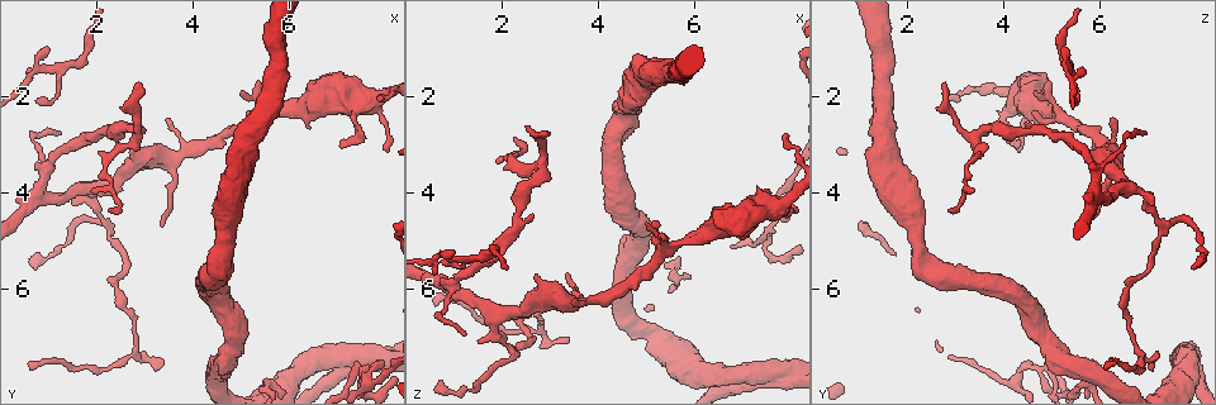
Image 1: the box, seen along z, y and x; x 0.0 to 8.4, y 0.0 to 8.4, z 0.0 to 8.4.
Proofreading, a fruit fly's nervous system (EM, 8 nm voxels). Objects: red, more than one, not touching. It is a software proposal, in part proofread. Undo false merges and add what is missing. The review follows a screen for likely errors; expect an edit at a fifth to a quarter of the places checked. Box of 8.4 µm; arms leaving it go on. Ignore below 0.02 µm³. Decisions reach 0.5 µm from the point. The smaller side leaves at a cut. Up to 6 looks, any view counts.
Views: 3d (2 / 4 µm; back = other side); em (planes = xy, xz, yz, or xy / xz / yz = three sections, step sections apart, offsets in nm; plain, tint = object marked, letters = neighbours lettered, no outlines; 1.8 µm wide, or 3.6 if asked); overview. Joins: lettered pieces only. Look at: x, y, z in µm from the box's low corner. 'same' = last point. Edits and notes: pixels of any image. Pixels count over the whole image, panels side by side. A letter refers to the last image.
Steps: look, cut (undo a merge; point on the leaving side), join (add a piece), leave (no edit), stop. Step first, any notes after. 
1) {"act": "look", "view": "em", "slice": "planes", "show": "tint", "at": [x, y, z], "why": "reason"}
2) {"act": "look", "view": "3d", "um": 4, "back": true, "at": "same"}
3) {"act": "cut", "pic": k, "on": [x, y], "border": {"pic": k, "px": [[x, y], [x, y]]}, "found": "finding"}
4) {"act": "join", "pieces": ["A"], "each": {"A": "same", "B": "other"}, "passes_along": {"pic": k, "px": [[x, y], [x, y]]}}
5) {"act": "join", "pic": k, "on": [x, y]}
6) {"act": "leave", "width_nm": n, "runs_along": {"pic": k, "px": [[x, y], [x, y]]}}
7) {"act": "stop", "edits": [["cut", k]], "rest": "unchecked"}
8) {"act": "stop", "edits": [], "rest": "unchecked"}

{"act": "look", "view": "em", "slice": "yz", "step": 16, "show": "letters", "at": [0.75, 5.50, 7.95], "why": "an open end"}

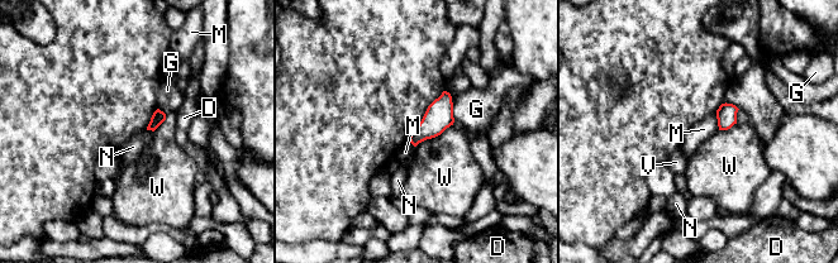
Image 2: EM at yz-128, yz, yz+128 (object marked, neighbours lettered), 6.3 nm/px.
{"act": "look", "view": "em", "slice": "planes", "show": "letters", "at": "same", "why": "cut it another way"}

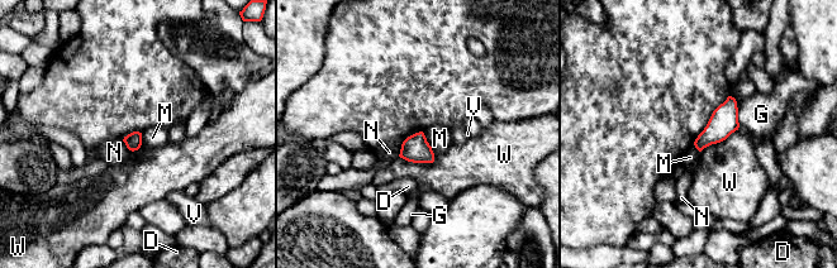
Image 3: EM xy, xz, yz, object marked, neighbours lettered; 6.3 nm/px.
{"act": "leave", "longest_contact_nm": ["W", 240], "each": {"D": "other", "G": "other", "M": "other", "N": "other", "V": "other", "W": "other"}, "border": {"pic": 3, "px": [[422, 132], [432, 148]]}, "found": "none of them fits"}

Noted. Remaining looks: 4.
{"act": "look", "view": "em", "slice": "planes", "show": "letters", "at": [7.00, 7.50, 7.75], "why": "arms part here"}

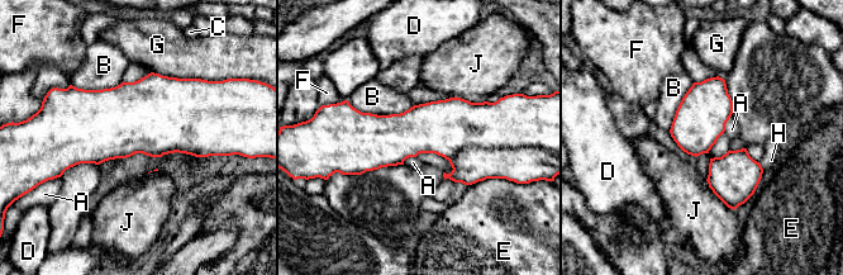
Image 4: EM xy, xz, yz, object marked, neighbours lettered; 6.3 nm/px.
{"act": "leave", "width_nm": 320, "each": {"A": "other", "B": "other", "C": "other", "D": "other", "E": "other", "F": "other", "G": "other", "H": "other", "J": "other"}, "found": "continuous, no second neuron"}

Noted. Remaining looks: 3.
{"act": "look", "view": "em", "slice": "xz", "step": 8, "show": "letters", "at": [2.25, 4.35, 2.90], "why": "branch stops here"}

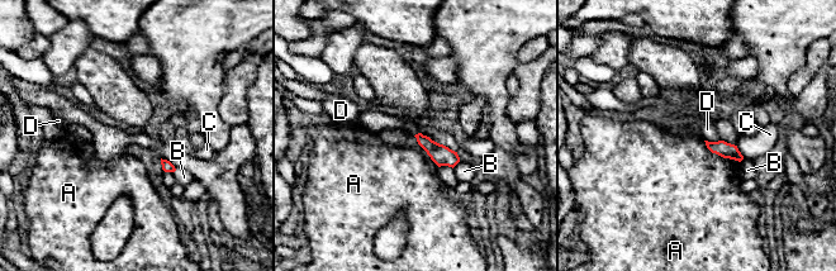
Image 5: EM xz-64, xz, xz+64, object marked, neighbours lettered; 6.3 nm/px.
{"act": "look", "view": "em", "slice": "planes", "show": "letters", "at": "same"}

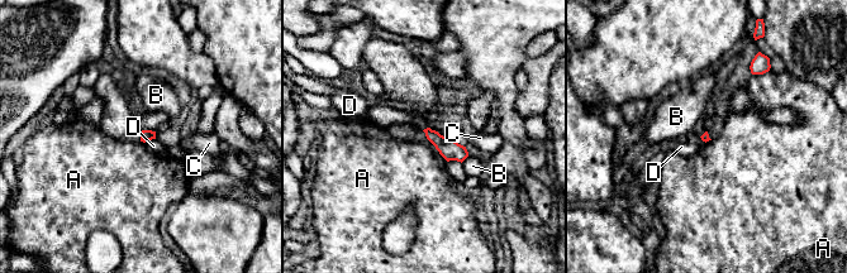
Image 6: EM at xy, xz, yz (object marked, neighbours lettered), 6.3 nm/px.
{"act": "leave", "each": {"A": "other", "B": "other", "C": "other", "D": "other"}, "found": "no lettered piece goes on from it"}

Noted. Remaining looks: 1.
{"act": "stop", "edits": [], "rest": "unchecked"}

